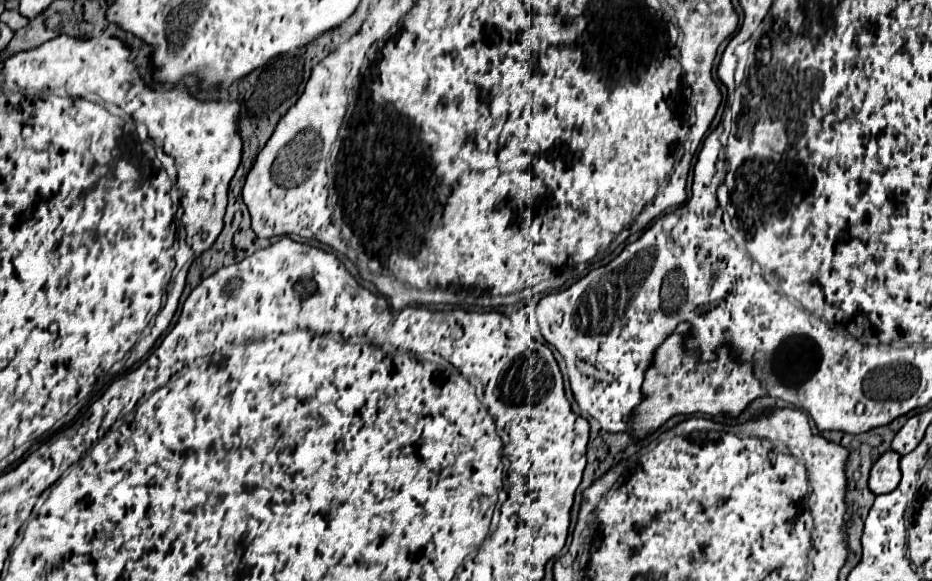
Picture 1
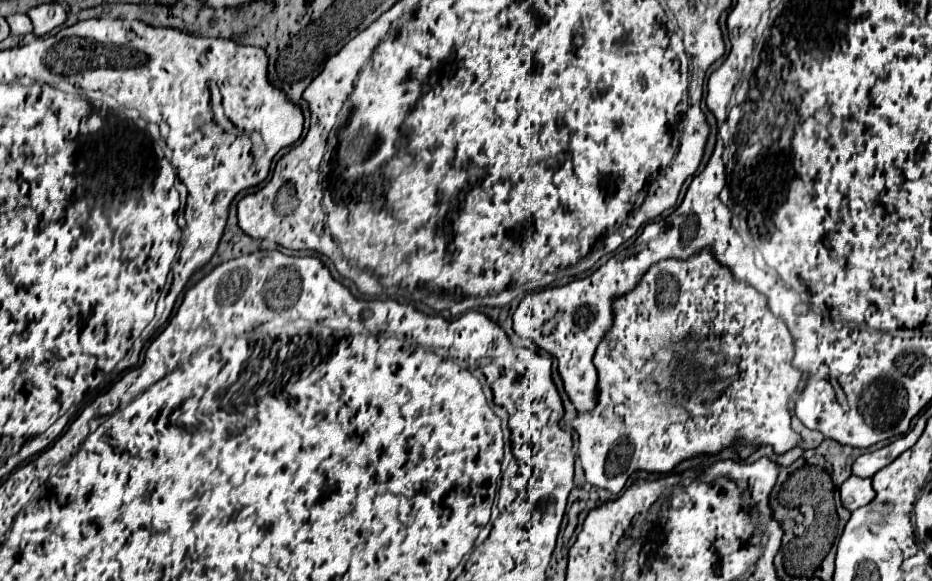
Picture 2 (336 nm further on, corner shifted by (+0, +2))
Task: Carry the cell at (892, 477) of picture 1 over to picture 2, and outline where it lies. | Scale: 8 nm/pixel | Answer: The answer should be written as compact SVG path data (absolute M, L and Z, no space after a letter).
M854 475L842 483L840 487L840 499L842 505L848 511L856 511L864 505L868 505L870 499L874 499L874 489L872 489L872 481L870 479L856 479Z

